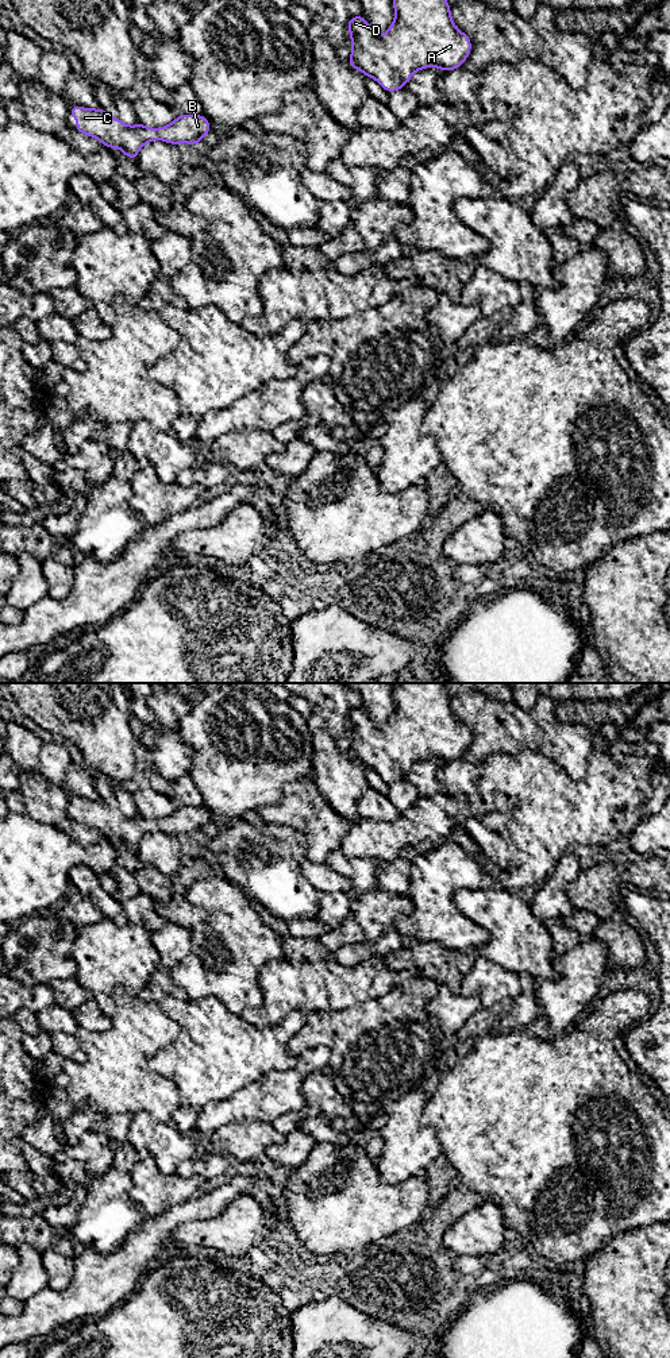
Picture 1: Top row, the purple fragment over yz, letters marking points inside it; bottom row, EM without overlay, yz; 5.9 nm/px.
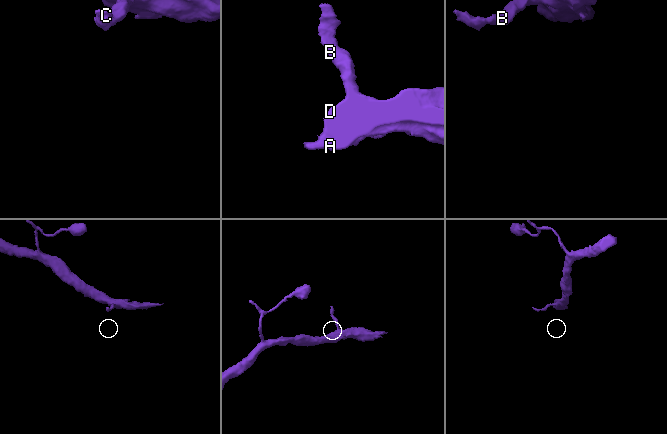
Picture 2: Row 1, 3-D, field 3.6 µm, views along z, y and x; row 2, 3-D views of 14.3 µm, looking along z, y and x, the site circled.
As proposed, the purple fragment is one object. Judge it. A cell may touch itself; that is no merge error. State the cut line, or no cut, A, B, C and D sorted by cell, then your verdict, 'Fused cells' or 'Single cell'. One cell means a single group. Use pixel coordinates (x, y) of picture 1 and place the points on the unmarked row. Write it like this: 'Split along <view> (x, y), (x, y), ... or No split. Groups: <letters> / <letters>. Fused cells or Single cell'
No split. Groups: A B C D. Single cell

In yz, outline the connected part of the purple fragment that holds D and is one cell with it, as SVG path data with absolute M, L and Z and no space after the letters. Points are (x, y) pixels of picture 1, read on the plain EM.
M396 683L393 690L396 710L385 726L378 728L363 707L351 707L353 760L359 760L365 768L378 772L388 784L405 779L411 767L430 757L443 763L463 757L471 741L470 729L459 722L451 710L450 697L443 683Z

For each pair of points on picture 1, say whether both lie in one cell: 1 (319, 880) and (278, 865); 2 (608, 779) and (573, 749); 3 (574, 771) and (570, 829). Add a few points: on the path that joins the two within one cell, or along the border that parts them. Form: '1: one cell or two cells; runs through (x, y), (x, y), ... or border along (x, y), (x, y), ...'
1: two cells; border along (300, 853), (300, 870), (319, 891)
2: two cells; border along (593, 749), (586, 772), (578, 779), (557, 766)
3: two cells; border along (592, 752), (586, 772), (578, 779), (550, 759)

